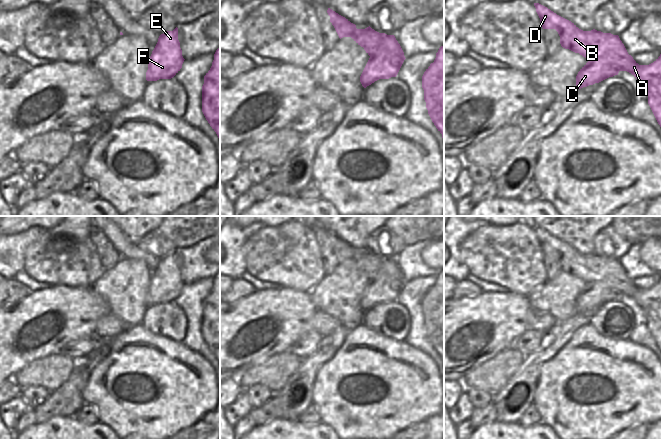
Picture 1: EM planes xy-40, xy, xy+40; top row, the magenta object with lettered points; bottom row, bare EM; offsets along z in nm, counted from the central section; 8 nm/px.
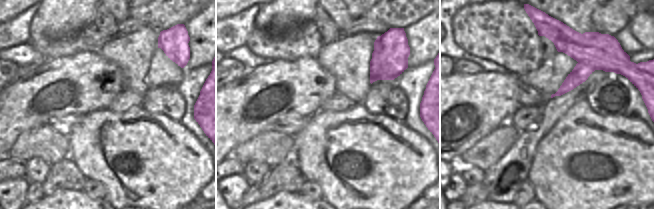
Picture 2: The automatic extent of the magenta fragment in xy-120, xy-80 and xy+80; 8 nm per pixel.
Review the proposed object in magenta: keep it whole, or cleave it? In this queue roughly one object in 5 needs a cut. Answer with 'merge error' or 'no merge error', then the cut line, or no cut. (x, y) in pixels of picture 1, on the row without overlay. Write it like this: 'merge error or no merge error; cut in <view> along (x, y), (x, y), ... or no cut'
merge error; cut in xy+40 along (588, 284), (603, 282), (620, 294)

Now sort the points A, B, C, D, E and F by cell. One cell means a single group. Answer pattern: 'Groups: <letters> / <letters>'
Groups: A B D / C E F

